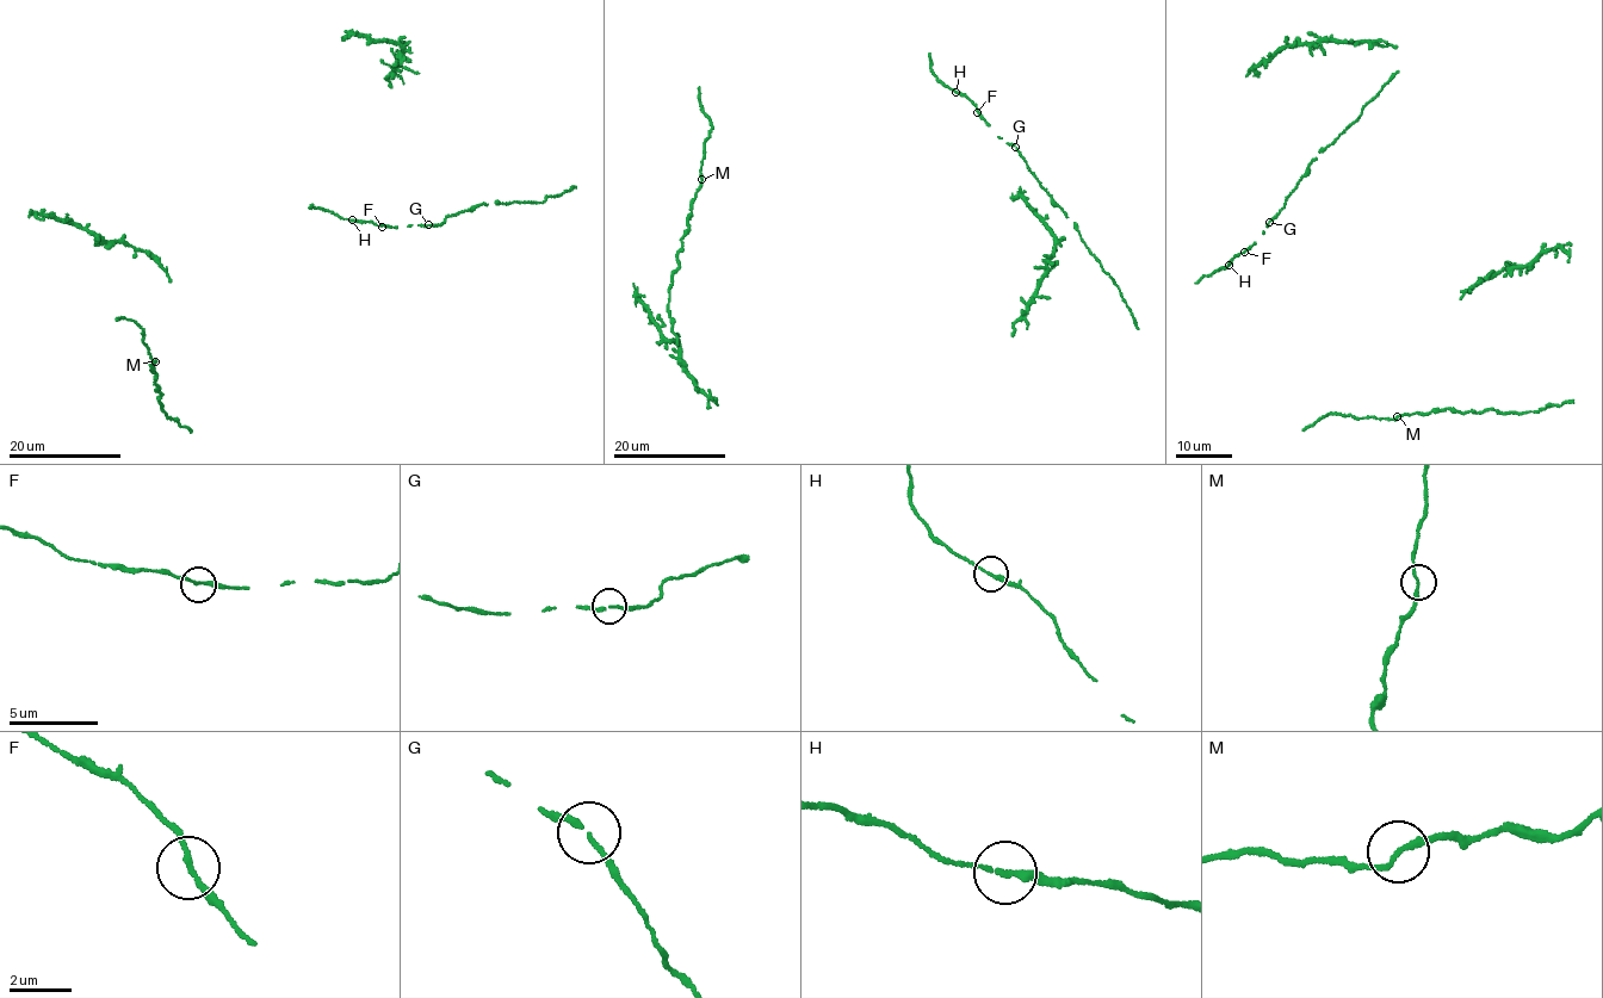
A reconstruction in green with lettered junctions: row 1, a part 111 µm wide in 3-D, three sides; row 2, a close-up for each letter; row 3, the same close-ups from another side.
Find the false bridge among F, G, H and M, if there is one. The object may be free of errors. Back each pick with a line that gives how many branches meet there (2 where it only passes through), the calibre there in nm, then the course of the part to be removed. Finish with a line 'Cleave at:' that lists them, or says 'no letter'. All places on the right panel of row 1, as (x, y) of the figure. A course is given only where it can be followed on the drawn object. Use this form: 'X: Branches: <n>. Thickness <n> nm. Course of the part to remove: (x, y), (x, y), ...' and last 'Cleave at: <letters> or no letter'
Cleave at: no letter

